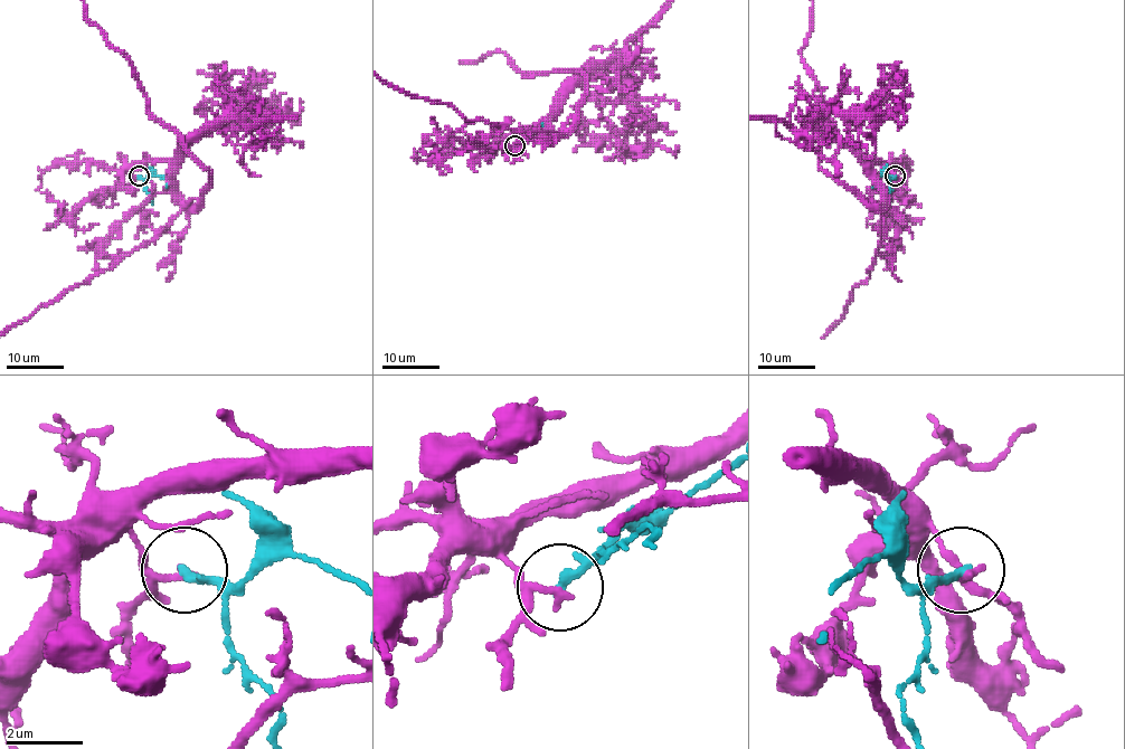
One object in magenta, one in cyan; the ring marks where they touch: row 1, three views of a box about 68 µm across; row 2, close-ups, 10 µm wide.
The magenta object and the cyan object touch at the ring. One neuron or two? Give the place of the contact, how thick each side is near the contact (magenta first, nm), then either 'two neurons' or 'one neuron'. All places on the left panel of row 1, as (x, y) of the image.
(139, 176) | 170/240 nm | two neurons

